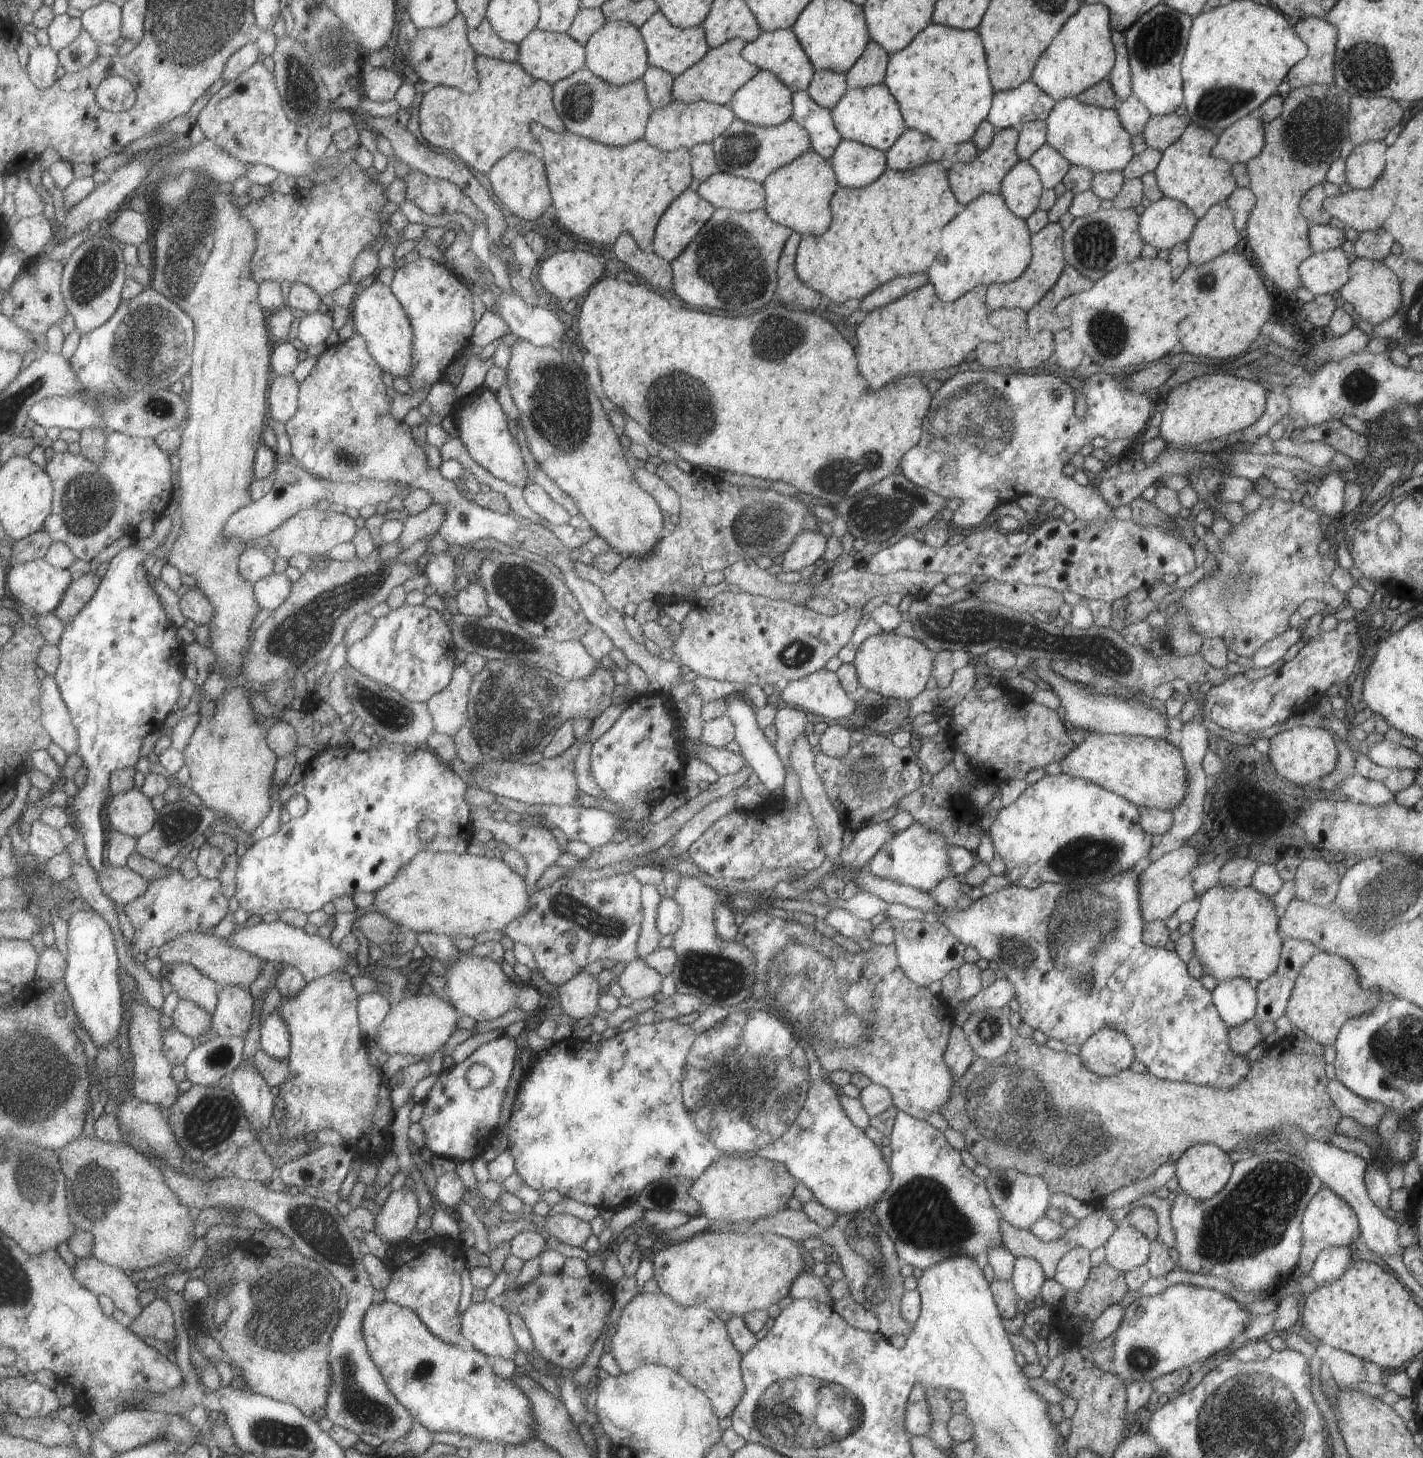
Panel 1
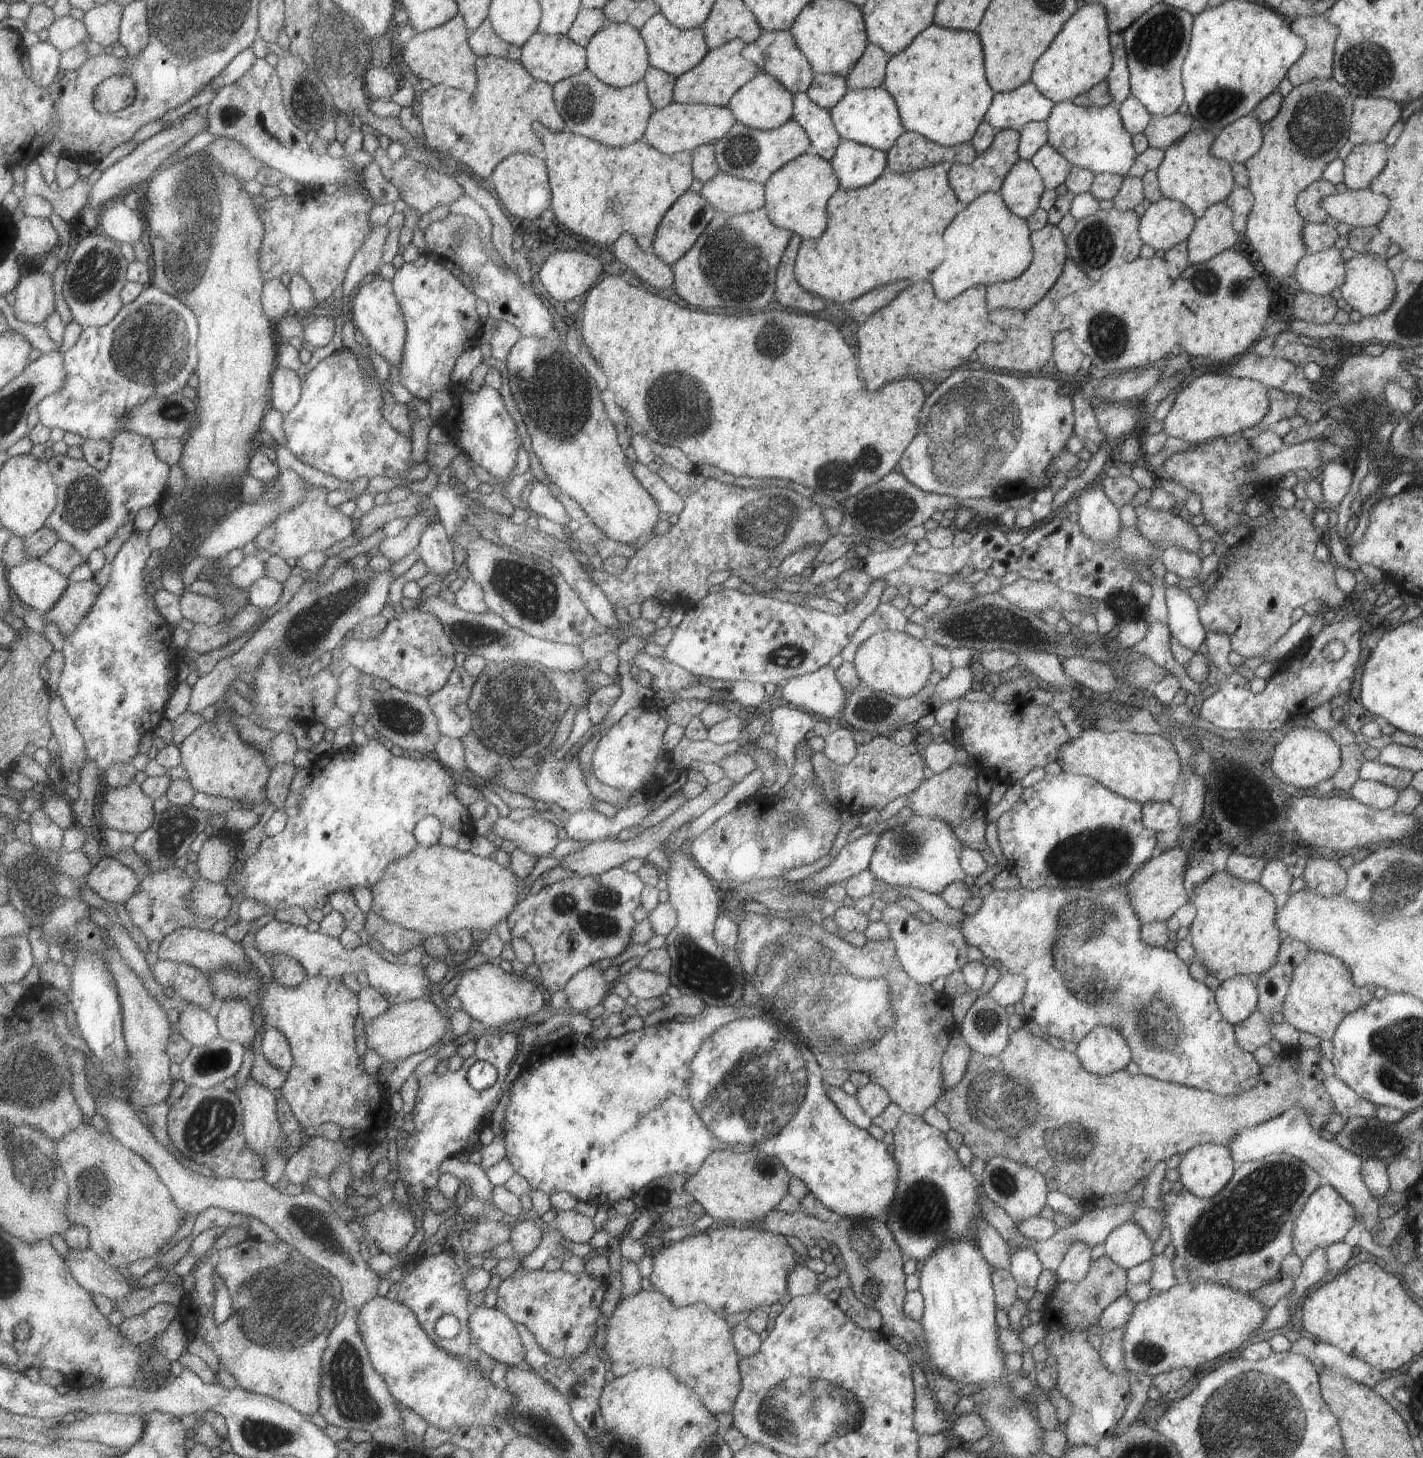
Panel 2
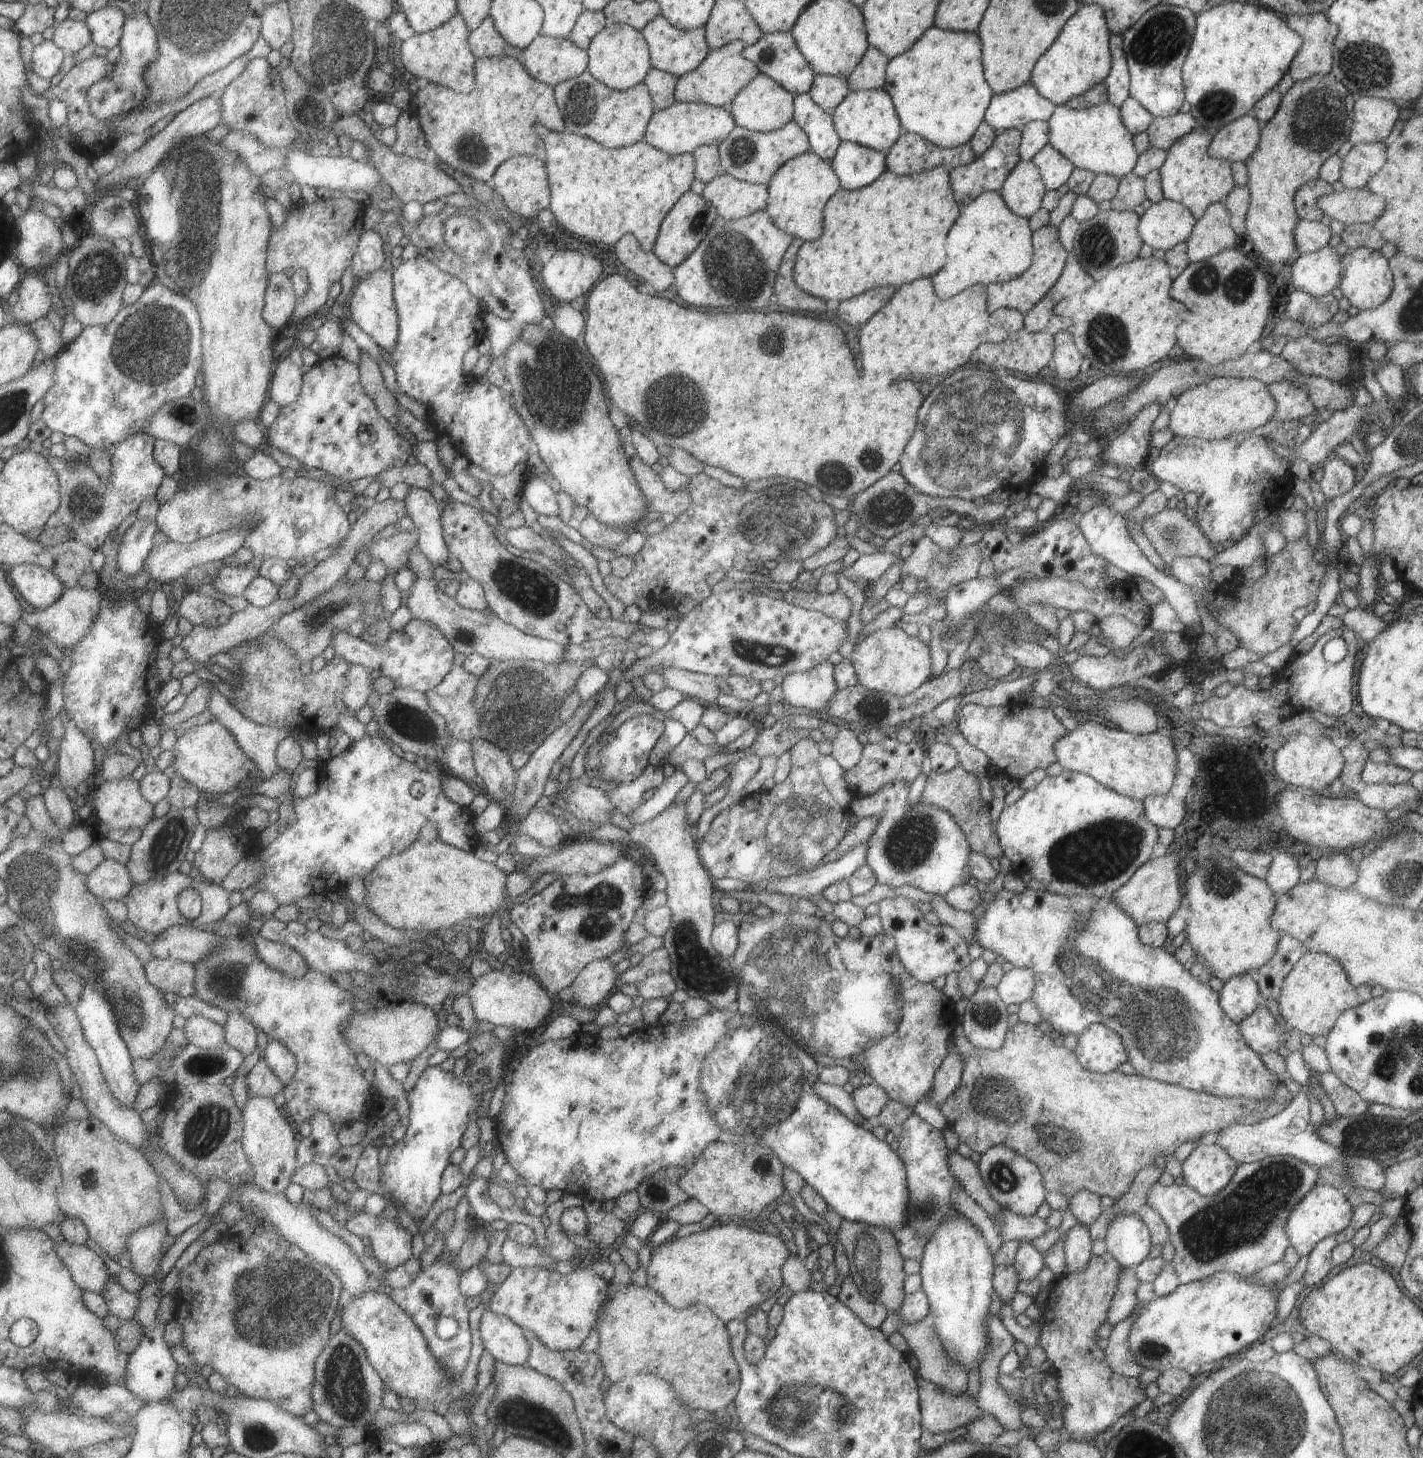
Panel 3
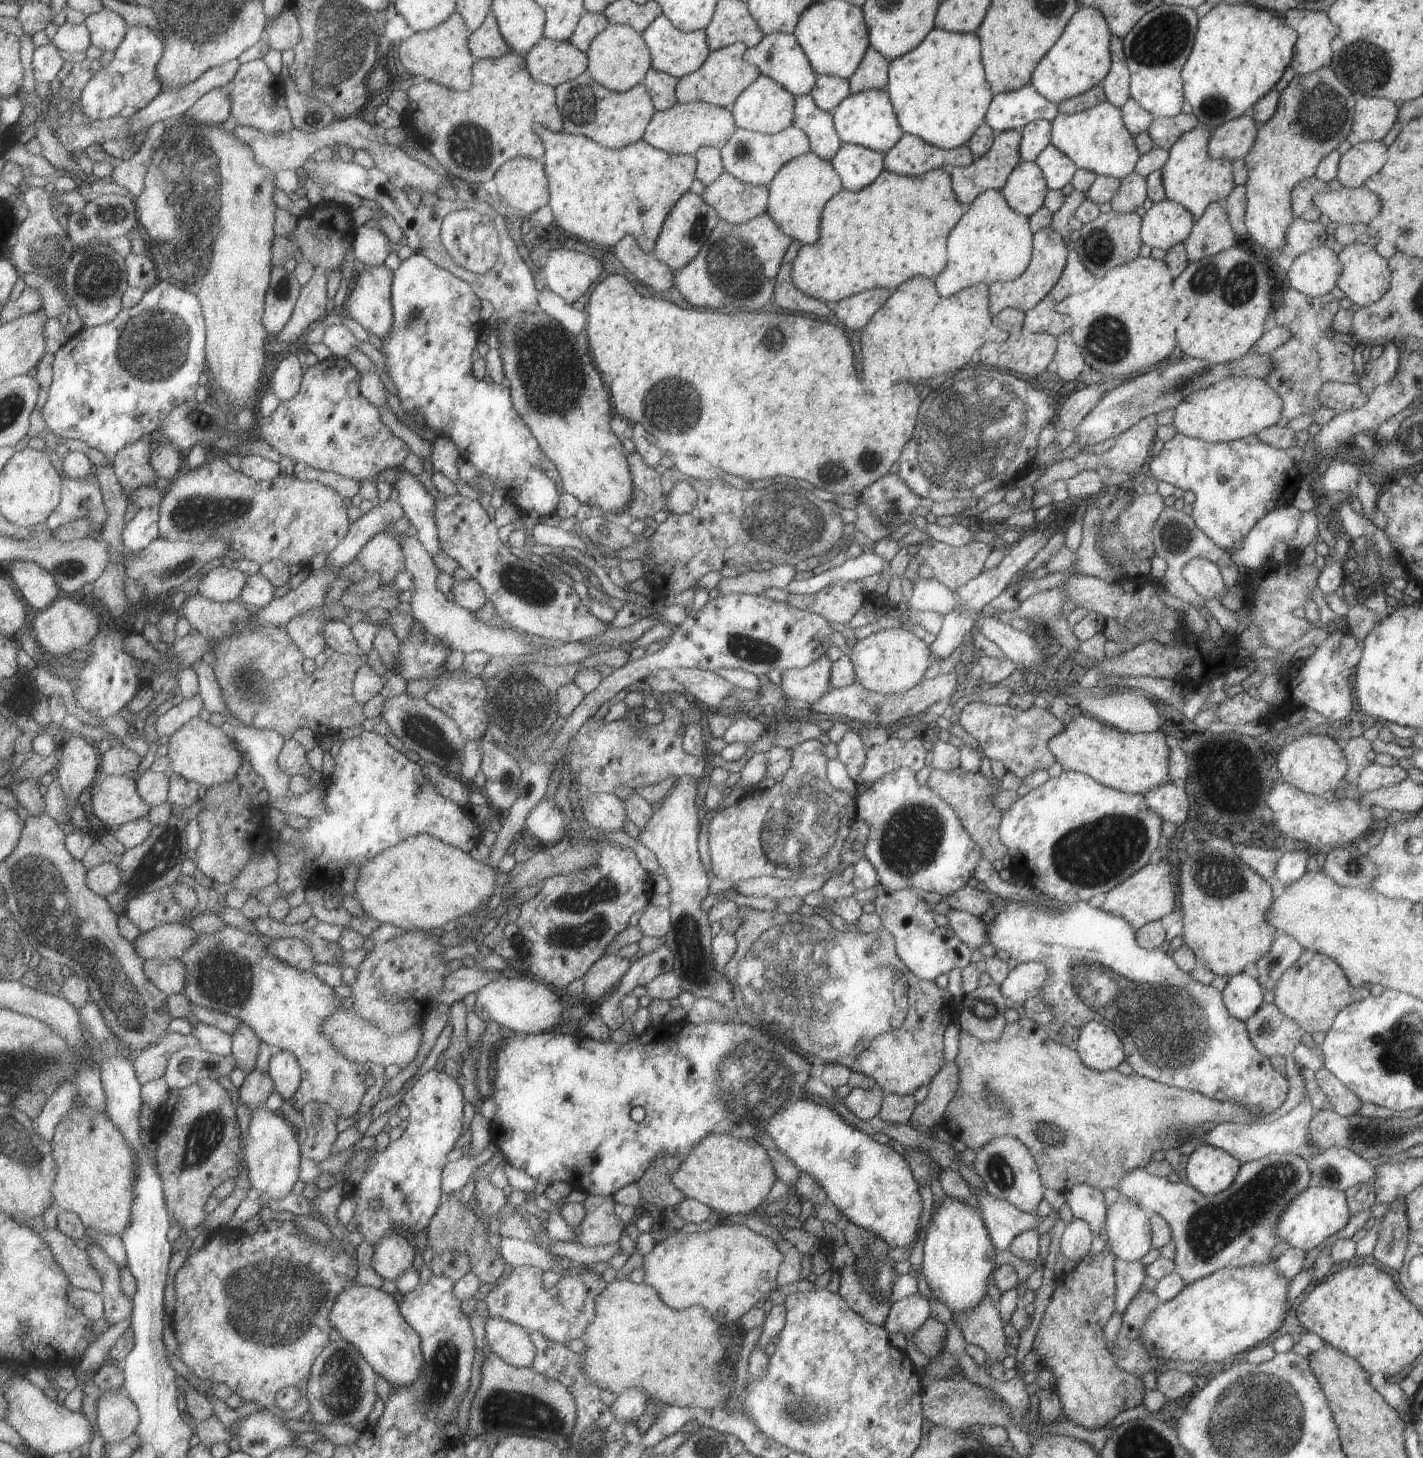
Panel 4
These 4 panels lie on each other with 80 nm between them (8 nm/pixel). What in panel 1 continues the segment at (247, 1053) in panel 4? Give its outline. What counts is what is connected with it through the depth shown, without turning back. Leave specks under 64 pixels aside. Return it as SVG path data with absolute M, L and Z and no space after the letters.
M225 985L218 994L216 1011L213 1016L213 1029L217 1036L241 1036L244 1038L251 1026L254 1001L248 988Z

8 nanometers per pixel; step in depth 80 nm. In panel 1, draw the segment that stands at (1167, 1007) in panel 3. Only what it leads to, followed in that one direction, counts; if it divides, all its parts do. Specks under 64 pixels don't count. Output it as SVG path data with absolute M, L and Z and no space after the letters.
M1129 868L1121 874L1115 874L1113 878L1105 880L1105 882L1097 882L1093 885L1069 882L1065 884L1044 883L1037 886L1037 889L1010 885L987 896L982 896L978 900L973 900L966 910L941 908L939 914L933 914L933 912L928 914L935 918L937 922L941 922L941 926L945 926L949 930L949 934L953 934L965 947L973 947L979 954L979 958L997 963L1004 974L1003 978L1009 980L1013 990L1015 990L1014 998L1019 1004L1018 1013L1021 1016L1021 1022L1034 1031L1041 1031L1045 1037L1061 1041L1065 1046L1075 1044L1081 1047L1081 1044L1095 1031L1103 1027L1111 1027L1116 1032L1122 1032L1133 1048L1134 1060L1139 1061L1147 1069L1147 1073L1157 1079L1203 1084L1203 1086L1215 1086L1219 1089L1231 1089L1238 1086L1250 1072L1251 1063L1245 1055L1237 1055L1231 1051L1228 1042L1228 1028L1223 1024L1215 1006L1212 1004L1211 992L1203 988L1199 979L1189 976L1186 964L1181 961L1181 958L1174 951L1169 952L1162 947L1147 947L1141 941L1145 923L1141 917L1141 908L1139 908L1137 878L1139 878L1139 875L1134 876L1131 873L1131 868Z

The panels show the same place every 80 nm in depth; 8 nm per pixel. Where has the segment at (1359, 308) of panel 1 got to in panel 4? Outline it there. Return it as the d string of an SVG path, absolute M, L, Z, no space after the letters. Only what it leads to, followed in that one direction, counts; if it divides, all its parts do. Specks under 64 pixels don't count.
M1347 244L1338 259L1342 269L1335 286L1345 298L1359 308L1381 300L1391 280L1387 259L1367 244Z

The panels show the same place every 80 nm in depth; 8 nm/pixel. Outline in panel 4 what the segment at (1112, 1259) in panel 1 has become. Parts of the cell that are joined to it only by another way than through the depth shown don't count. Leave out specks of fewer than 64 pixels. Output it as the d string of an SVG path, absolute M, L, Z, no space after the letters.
M1127 1198L1106 1207L1104 1231L1109 1250L1122 1261L1139 1261L1150 1248L1148 1212Z

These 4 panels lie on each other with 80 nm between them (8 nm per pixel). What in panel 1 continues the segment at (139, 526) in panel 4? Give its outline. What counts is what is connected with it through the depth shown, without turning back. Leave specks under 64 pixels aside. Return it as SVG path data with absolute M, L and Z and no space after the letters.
M134 537L133 544L112 559L95 597L64 626L65 633L58 647L60 664L56 680L80 735L77 755L88 770L85 786L79 789L68 806L73 815L73 823L80 824L79 830L86 843L90 864L97 874L106 868L103 860L105 844L108 843L101 814L113 798L110 788L112 773L115 770L135 767L142 757L143 738L163 728L169 712L181 696L181 682L188 678L184 650L187 645L181 646L177 638L178 627L169 620L157 592L149 584L149 576L143 566L149 556L141 548L139 539Z

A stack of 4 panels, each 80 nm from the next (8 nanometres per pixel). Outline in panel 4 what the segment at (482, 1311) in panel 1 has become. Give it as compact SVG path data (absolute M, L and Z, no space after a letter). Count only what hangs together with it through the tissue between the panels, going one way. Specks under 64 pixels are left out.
M484 1314L483 1317L485 1324L484 1344L489 1346L491 1353L501 1358L508 1366L514 1368L531 1367L533 1356L535 1356L535 1350L529 1338L529 1331L507 1320L503 1320L503 1318L491 1317L487 1314Z

